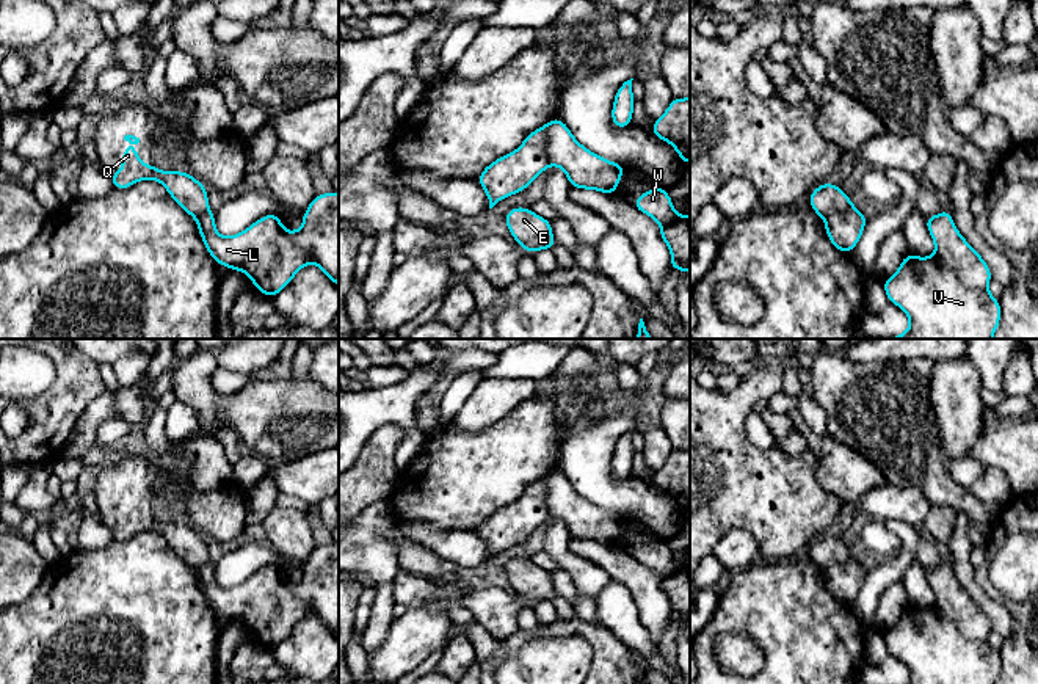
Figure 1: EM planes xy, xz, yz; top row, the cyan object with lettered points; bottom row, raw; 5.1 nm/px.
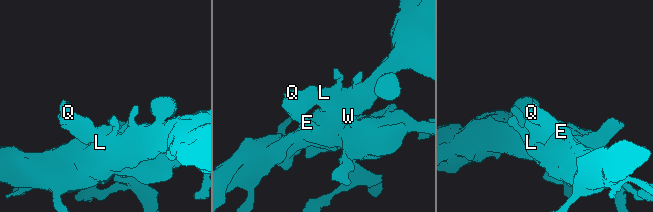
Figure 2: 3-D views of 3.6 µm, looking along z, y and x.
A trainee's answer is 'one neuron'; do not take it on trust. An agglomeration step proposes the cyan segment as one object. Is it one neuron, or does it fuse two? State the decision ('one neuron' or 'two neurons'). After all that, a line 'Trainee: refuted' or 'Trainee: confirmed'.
two neurons
Trainee: refuted

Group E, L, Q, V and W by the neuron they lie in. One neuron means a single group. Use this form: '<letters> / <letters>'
E Q / L V W

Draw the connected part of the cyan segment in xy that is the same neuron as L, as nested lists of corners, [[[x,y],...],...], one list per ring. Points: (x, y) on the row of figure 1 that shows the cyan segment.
[[[334,190],[314,196],[295,232],[282,226],[278,213],[265,215],[230,237],[216,232],[212,210],[196,216],[196,224],[210,257],[218,265],[245,271],[270,298],[309,264],[318,265],[339,287],[339,195]]]

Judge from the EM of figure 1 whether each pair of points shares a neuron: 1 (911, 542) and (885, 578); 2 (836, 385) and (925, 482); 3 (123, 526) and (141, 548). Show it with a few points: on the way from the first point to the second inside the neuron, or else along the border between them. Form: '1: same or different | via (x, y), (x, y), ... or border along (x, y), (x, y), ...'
1: same | via (908, 551), (892, 568)
2: same | via (861, 408), (910, 457)
3: different | border along (113, 540), (156, 531), (168, 546)

